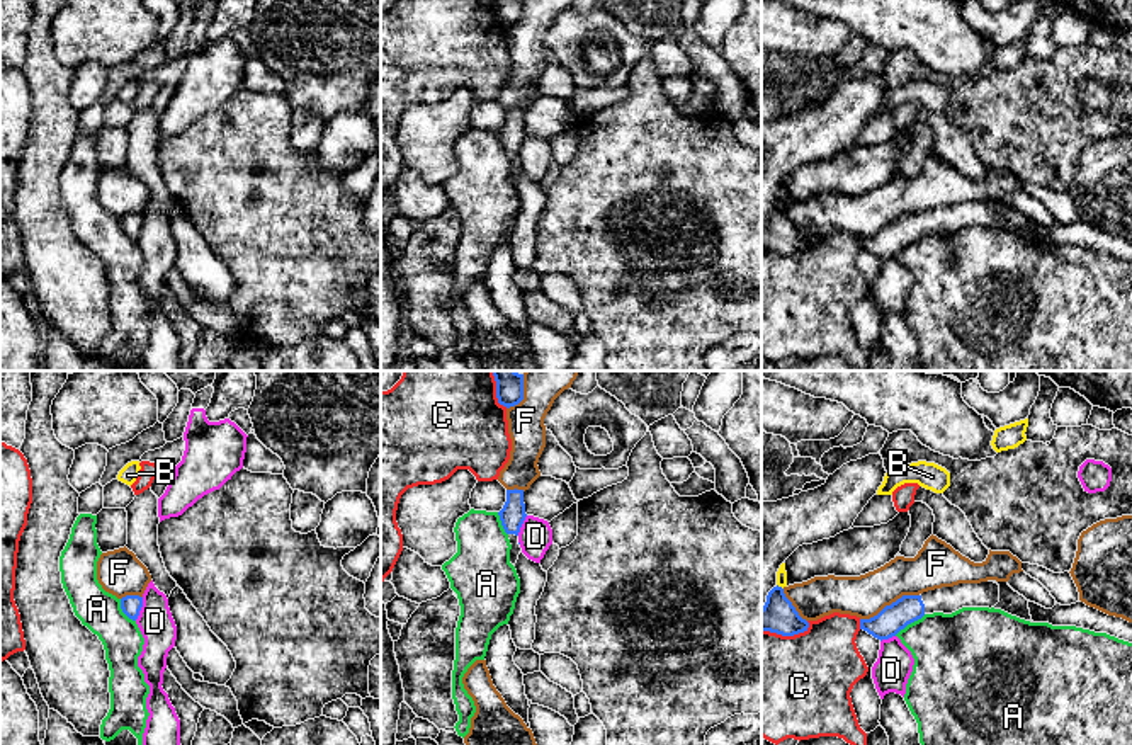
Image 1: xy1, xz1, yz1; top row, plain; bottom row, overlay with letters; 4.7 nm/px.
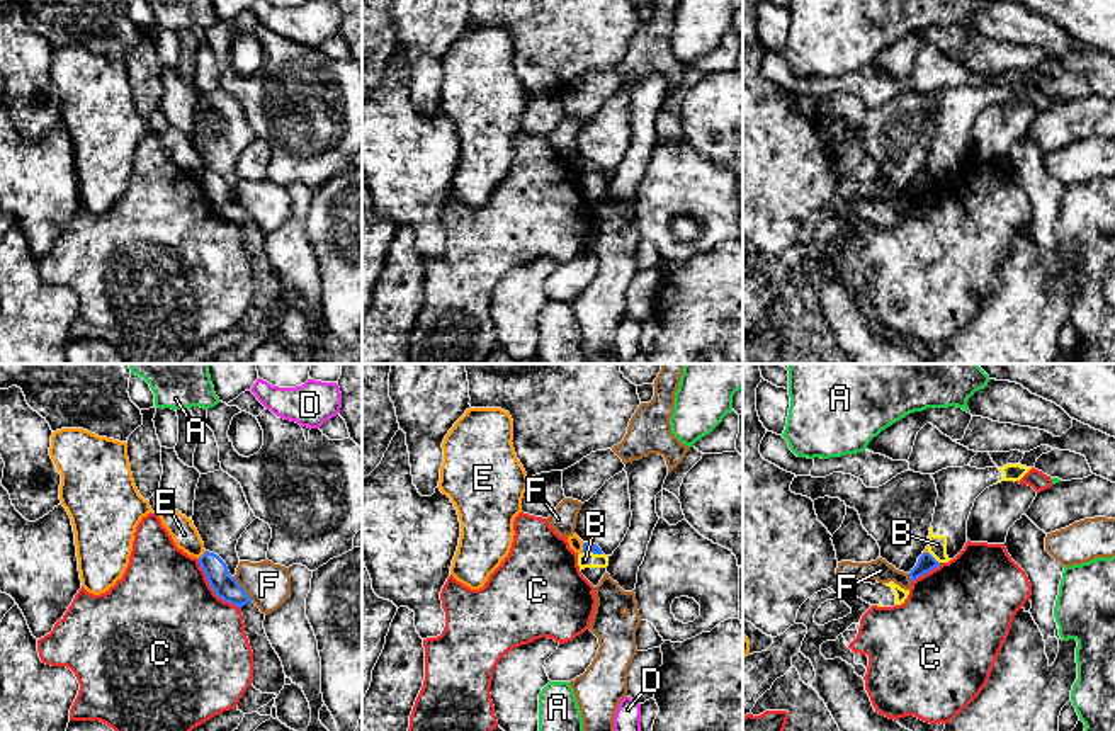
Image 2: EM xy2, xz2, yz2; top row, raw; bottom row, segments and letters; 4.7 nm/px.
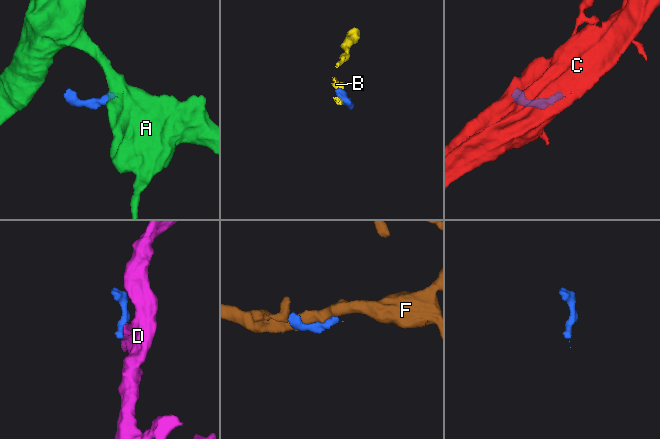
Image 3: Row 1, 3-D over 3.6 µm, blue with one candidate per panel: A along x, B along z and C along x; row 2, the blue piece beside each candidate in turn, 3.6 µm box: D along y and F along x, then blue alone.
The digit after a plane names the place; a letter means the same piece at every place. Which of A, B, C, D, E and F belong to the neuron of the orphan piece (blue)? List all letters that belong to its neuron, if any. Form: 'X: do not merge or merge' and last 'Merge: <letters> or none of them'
A: do not merge
B: do not merge
C: do not merge
D: do not merge
E: do not merge
F: do not merge
Merge: none of them

